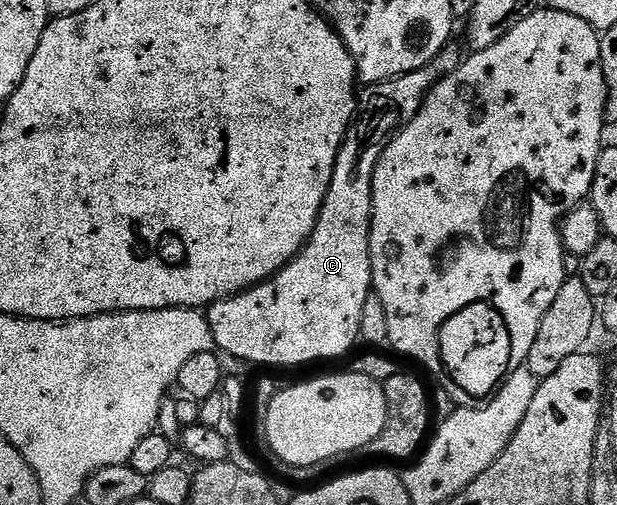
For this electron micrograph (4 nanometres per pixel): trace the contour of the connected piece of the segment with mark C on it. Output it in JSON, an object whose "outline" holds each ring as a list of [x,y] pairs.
{"outline":[[[446,44],[440,54],[436,54],[433,64],[412,74],[397,76],[394,80],[361,89],[360,103],[356,108],[357,123],[346,133],[346,140],[338,151],[332,182],[328,186],[328,194],[308,242],[294,260],[285,264],[275,276],[247,292],[241,292],[239,296],[230,296],[227,300],[210,305],[205,313],[212,330],[214,347],[219,353],[227,357],[235,356],[238,360],[247,360],[250,364],[310,364],[313,360],[334,360],[337,356],[344,355],[353,346],[354,340],[356,344],[359,339],[360,313],[364,310],[364,302],[372,294],[370,219],[374,213],[374,167],[378,165],[378,158],[391,137],[405,128],[418,113],[426,94],[431,92],[439,80],[461,66],[464,51],[462,52],[463,45],[459,44]]]}

